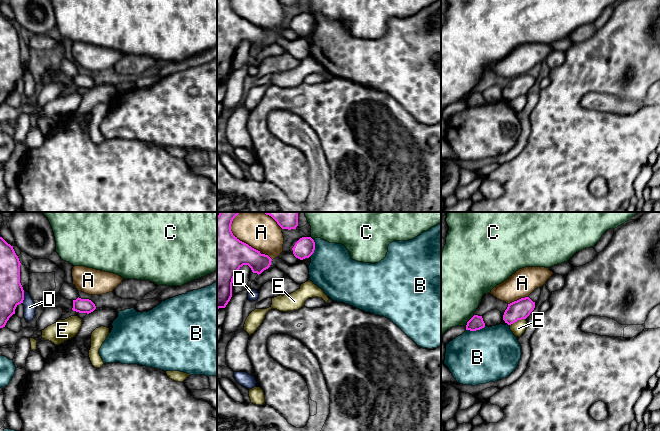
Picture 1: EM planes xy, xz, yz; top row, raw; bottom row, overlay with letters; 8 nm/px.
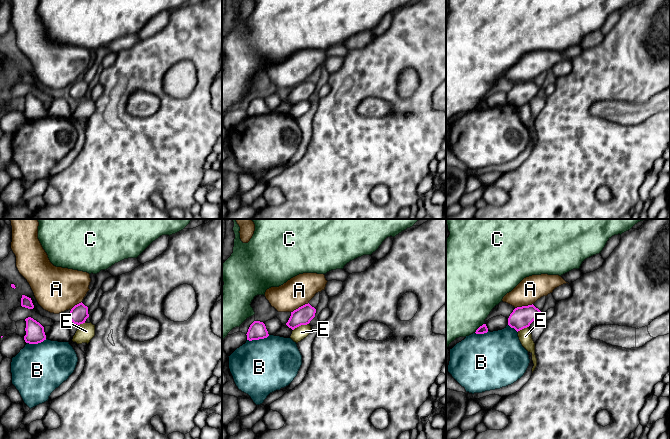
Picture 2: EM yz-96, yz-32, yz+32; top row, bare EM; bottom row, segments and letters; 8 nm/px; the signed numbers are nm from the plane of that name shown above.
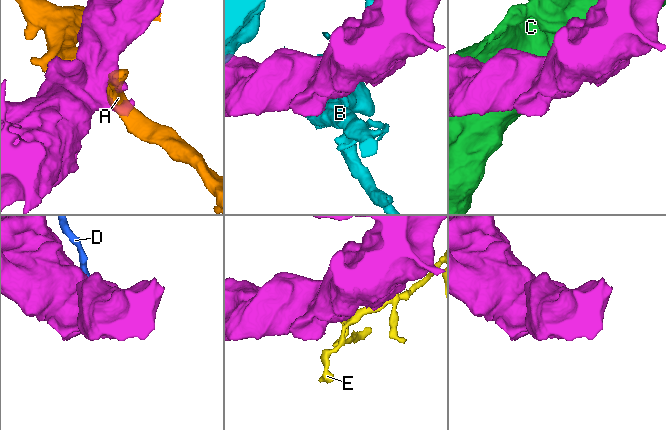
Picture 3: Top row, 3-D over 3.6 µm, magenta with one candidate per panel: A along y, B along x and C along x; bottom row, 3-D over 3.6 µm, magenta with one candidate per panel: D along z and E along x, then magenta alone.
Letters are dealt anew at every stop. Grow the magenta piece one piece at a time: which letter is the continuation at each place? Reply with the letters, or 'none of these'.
none of these

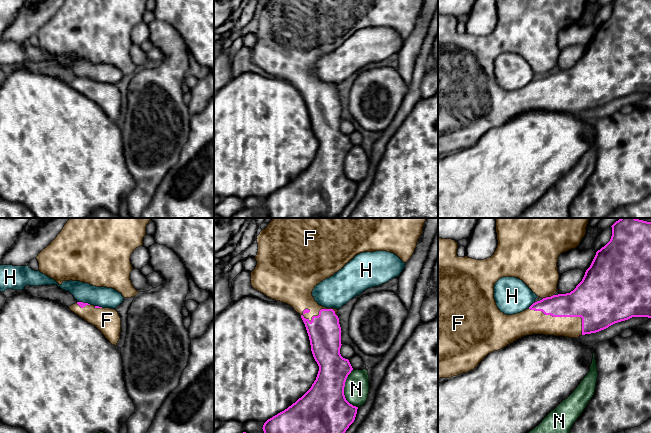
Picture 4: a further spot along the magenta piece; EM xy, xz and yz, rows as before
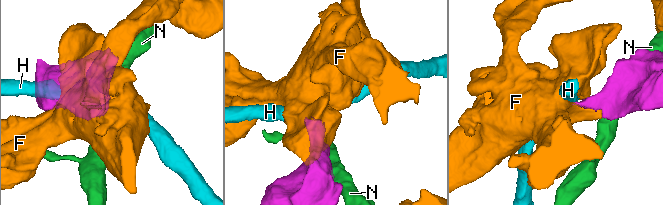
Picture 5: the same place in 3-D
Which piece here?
F

